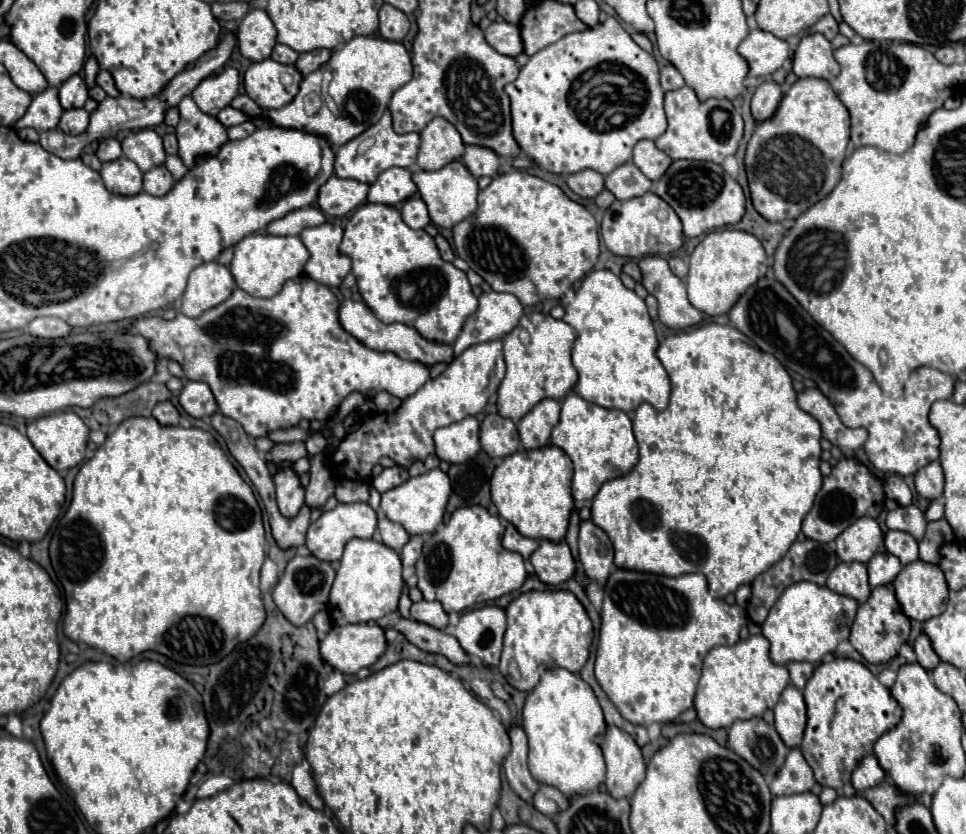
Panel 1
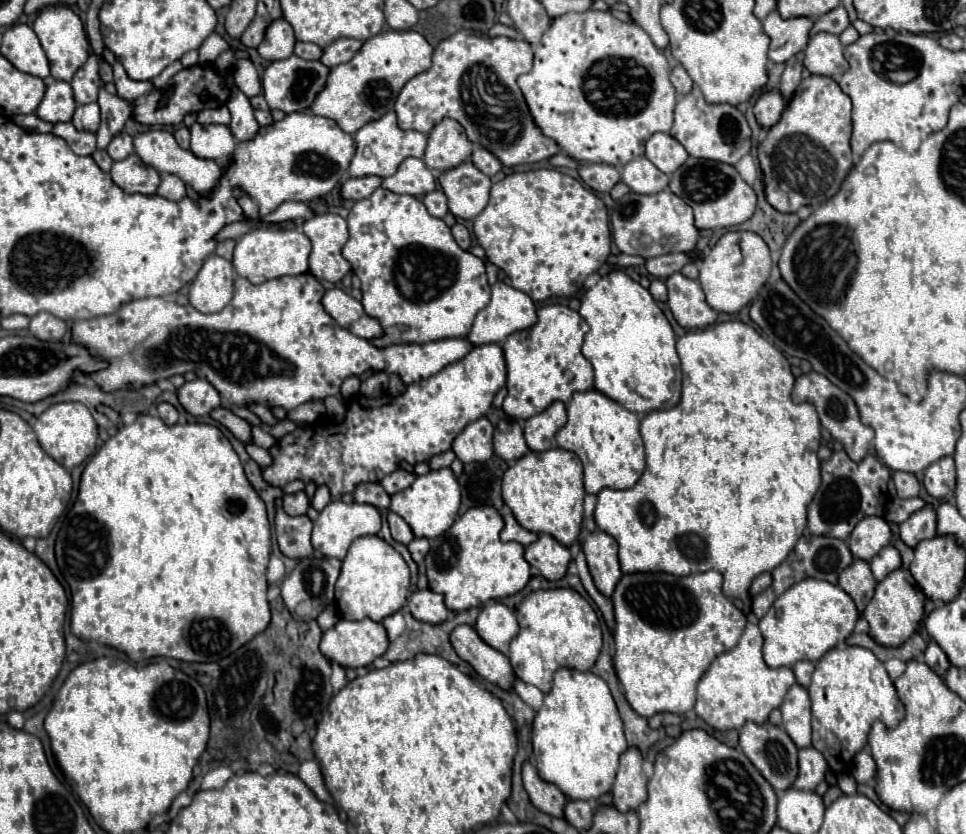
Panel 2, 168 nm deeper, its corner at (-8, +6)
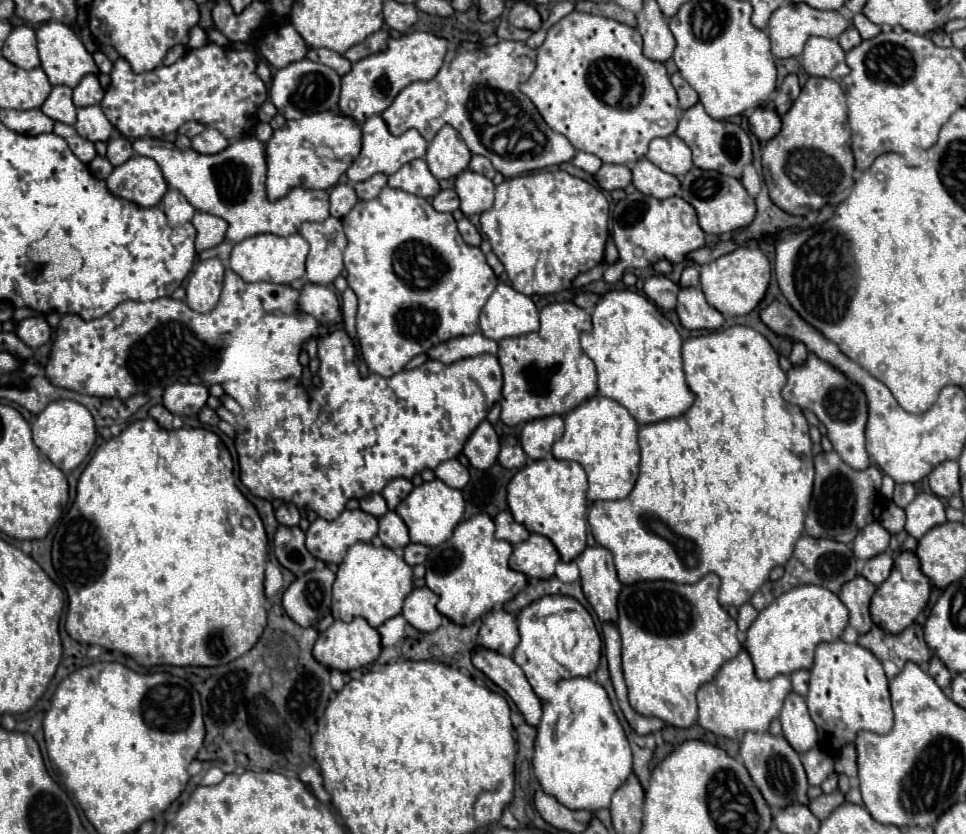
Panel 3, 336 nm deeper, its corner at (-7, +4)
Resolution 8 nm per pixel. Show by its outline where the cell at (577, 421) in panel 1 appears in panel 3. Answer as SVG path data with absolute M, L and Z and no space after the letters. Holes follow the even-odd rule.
M593 394L565 416L565 434L553 444L553 456L559 460L579 462L589 478L587 498L595 500L621 500L625 498L639 476L639 424L631 414L611 398Z

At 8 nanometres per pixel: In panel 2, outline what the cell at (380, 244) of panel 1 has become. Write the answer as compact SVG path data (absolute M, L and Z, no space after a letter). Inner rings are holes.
M378 188L370 198L356 202L346 220L350 238L342 254L350 262L352 272L360 278L364 312L382 326L382 336L372 338L370 344L386 348L392 344L426 344L442 338L468 336L474 316L490 302L490 284L486 280L484 262L456 244L444 220L430 216L422 200L400 196L384 188Z

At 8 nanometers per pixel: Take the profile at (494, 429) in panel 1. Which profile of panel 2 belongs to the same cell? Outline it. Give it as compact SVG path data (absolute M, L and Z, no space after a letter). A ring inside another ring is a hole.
M500 420L496 430L494 430L494 452L506 460L518 460L528 452L522 428L516 420Z

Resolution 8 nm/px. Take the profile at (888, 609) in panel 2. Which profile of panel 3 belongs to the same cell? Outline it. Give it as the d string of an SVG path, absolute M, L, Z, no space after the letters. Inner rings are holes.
M903 552L895 560L895 570L899 574L891 574L881 586L877 586L873 598L871 598L871 620L873 624L881 624L885 632L901 632L901 628L907 628L915 622L915 618L925 610L931 594L929 578L925 578L919 570L919 560L913 552Z

